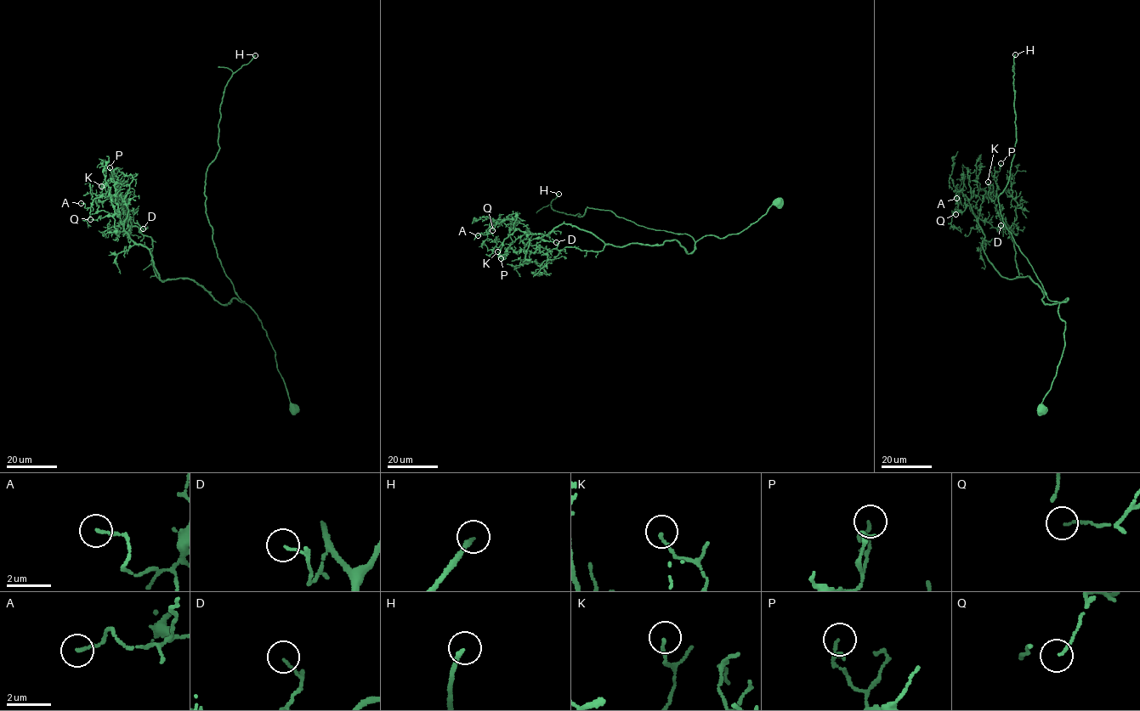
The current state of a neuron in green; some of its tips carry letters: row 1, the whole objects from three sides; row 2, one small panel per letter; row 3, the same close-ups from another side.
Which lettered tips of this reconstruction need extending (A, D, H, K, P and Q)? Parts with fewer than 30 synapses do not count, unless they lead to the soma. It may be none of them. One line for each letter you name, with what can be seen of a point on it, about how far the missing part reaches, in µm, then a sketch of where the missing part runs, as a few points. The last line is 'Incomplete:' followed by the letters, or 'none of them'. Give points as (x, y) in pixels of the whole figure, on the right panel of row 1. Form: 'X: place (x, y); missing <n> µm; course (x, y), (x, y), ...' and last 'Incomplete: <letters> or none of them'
H: place (1015, 54); missing 50 µm; course (1015, 54), (1021, 49), (1037, 48), (1041, 41), (1056, 30), (1065, 42), (1060, 47)
Incomplete: H

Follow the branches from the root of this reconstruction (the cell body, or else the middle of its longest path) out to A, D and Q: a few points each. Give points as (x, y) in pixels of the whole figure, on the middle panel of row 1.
A: (779, 203), (689, 253), (676, 239), (604, 245), (570, 223), (478, 235)
D: (779, 203), (739, 233), (704, 236), (689, 253), (676, 239), (606, 245), (599, 251), (558, 250), (556, 242)
Q: (779, 203), (689, 253), (676, 239), (604, 245), (570, 223), (492, 230)

